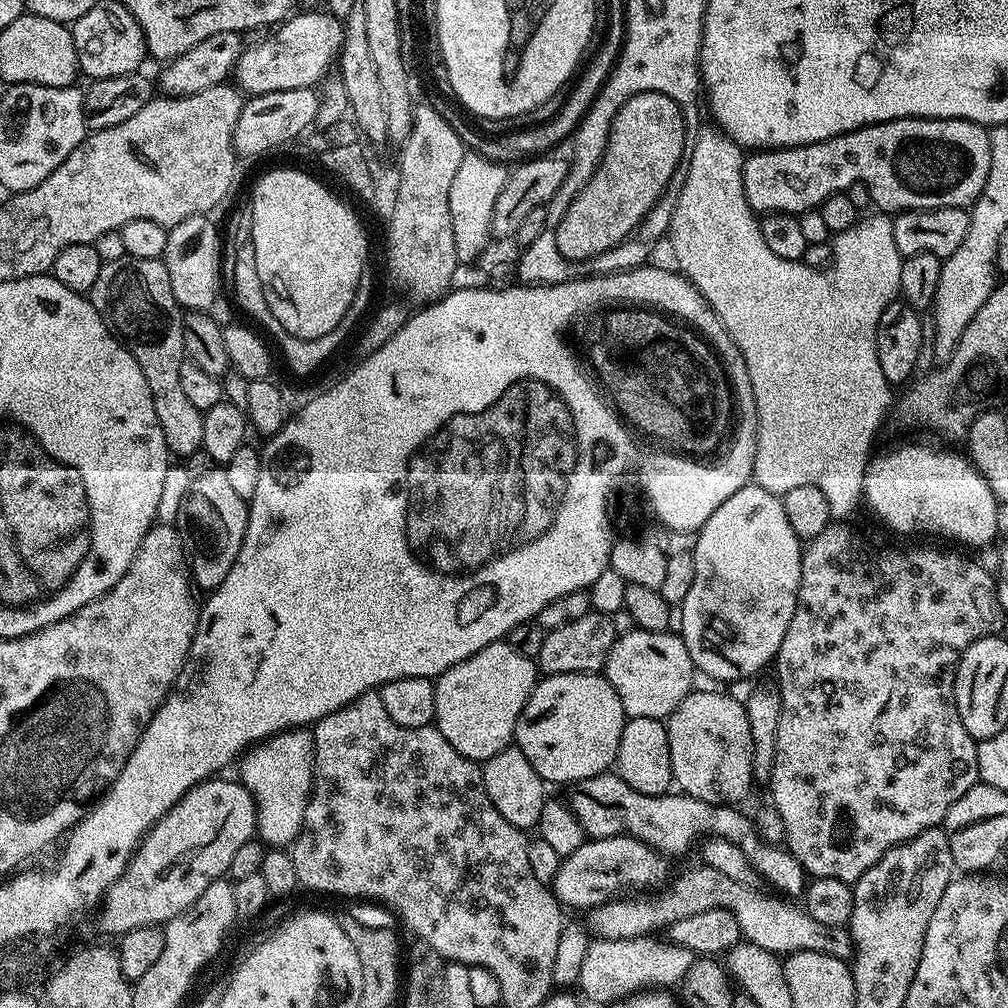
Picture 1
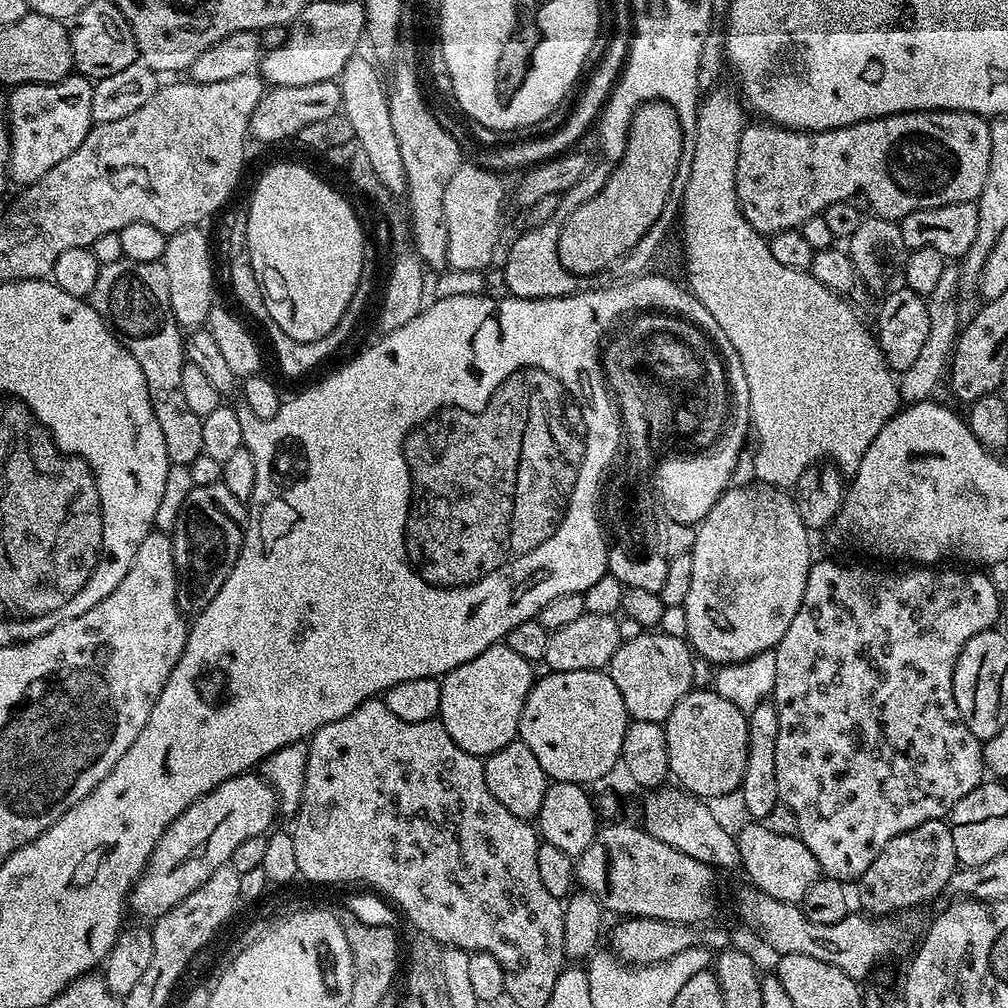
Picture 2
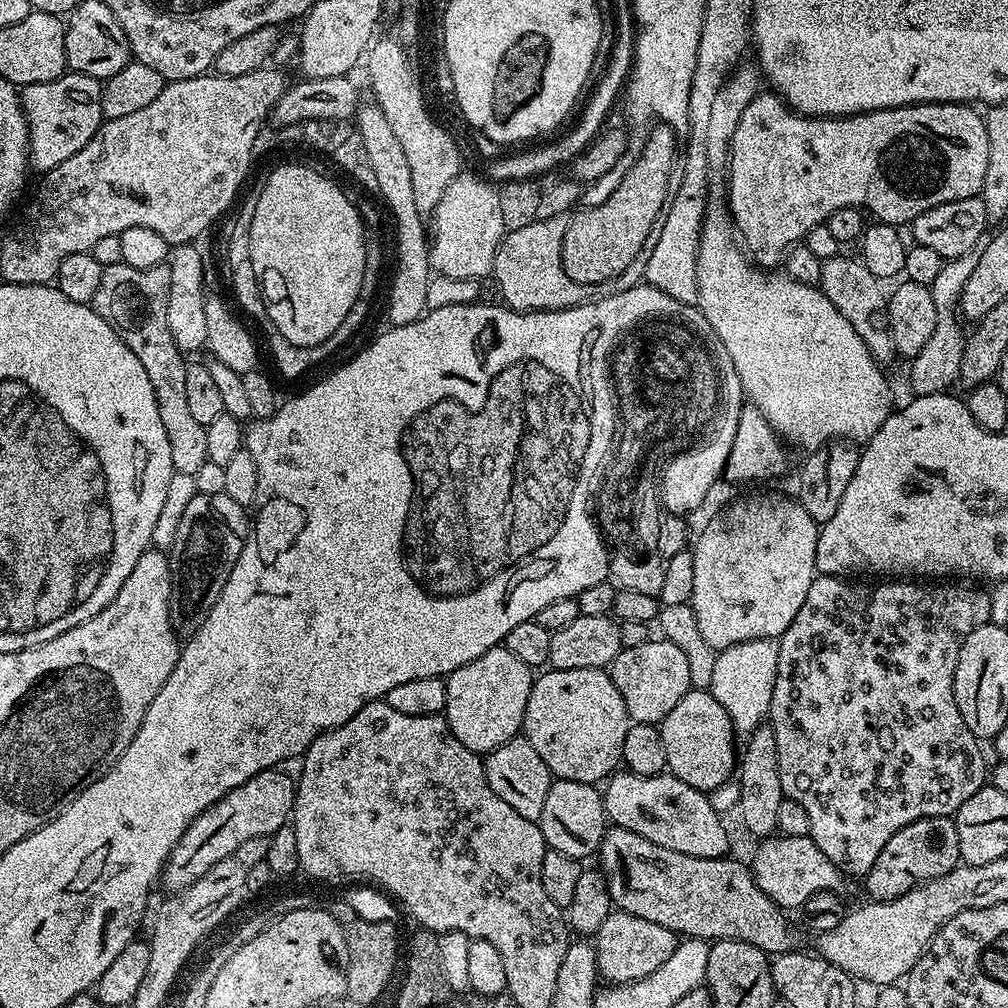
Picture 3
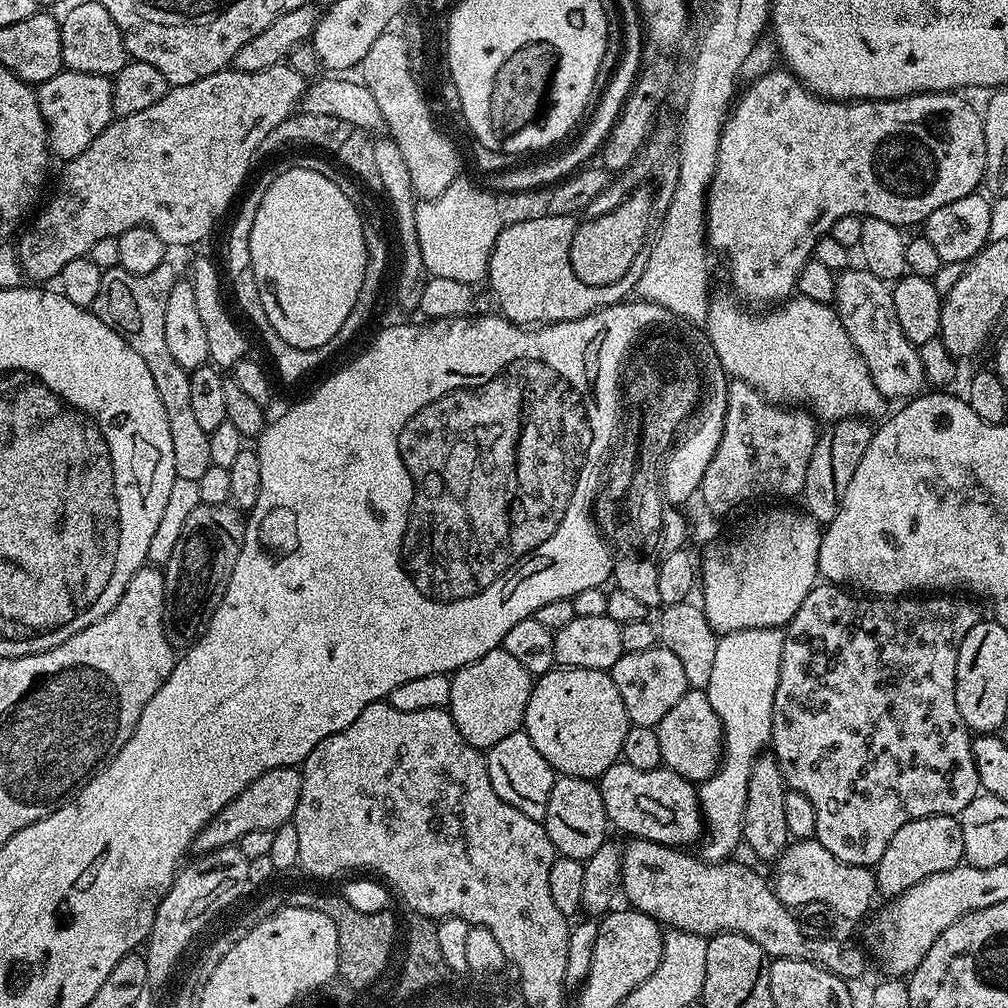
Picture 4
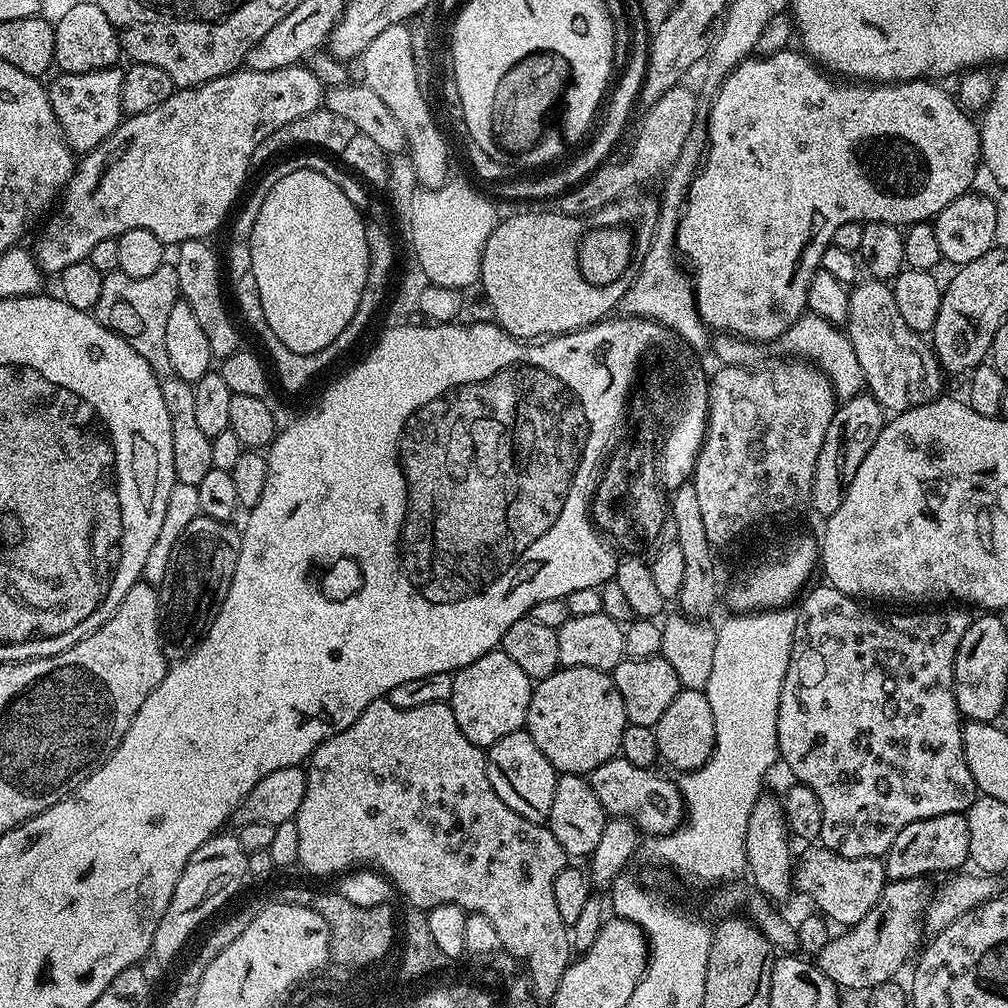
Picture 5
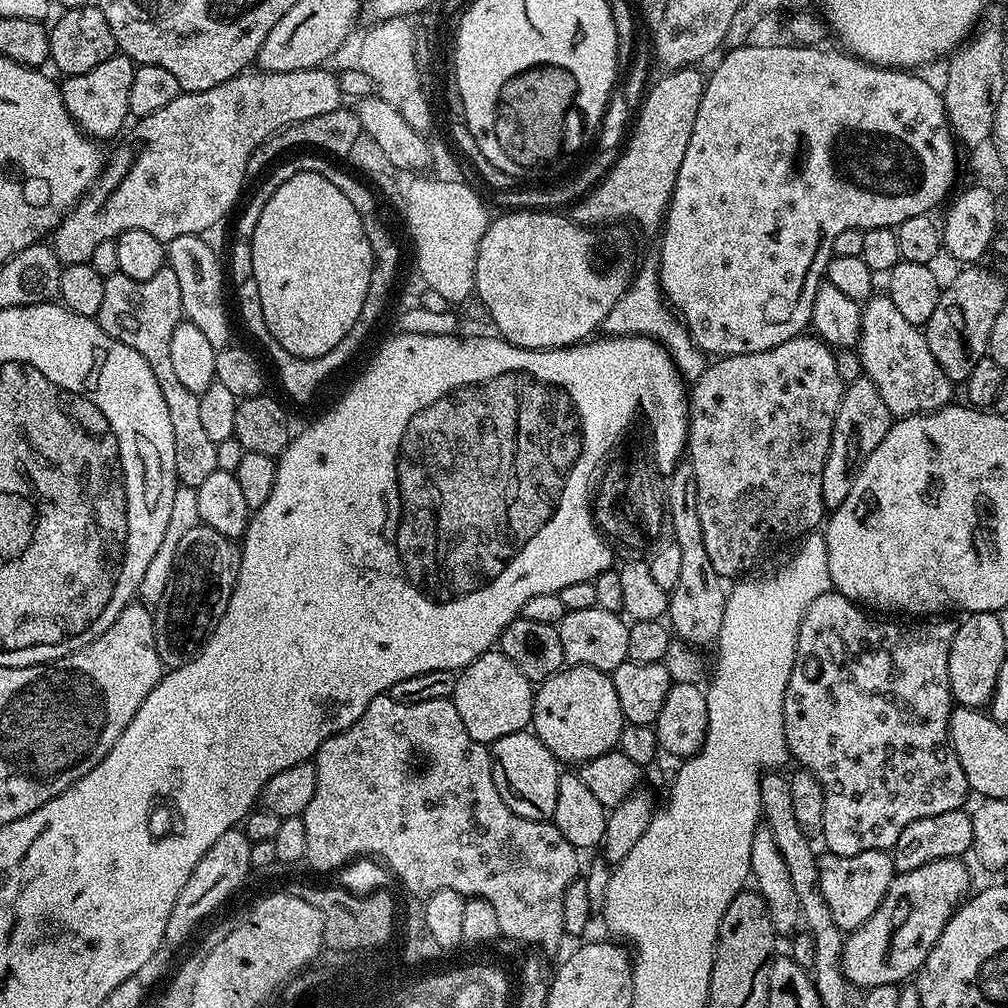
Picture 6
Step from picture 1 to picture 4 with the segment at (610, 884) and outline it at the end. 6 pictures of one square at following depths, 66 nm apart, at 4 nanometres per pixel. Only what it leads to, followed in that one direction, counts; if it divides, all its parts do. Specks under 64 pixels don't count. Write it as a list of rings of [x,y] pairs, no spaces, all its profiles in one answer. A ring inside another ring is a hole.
[[[629,839],[623,845],[624,872],[622,875],[622,896],[629,905],[638,912],[646,913],[654,918],[662,926],[672,930],[689,932],[695,936],[711,938],[720,932],[737,932],[750,942],[758,942],[762,950],[772,960],[782,958],[794,958],[799,960],[807,957],[815,964],[821,964],[826,970],[830,970],[835,976],[855,982],[864,972],[864,952],[856,944],[843,944],[840,940],[828,940],[829,938],[808,939],[800,928],[797,913],[784,904],[776,896],[776,889],[768,884],[748,864],[739,864],[736,858],[729,858],[719,862],[705,860],[699,855],[691,856],[691,851],[681,850],[676,846],[655,844],[652,840]]]

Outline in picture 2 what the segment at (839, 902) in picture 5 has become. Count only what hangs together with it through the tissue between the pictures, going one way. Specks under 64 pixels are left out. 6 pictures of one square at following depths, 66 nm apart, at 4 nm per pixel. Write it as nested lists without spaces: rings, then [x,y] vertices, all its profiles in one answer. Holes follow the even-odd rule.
[[[764,822],[747,823],[741,826],[740,832],[738,831],[738,843],[740,864],[745,874],[752,879],[749,880],[751,887],[782,902],[794,904],[803,901],[810,886],[822,876],[814,854],[810,854],[799,835],[774,834],[774,830],[770,830]]]

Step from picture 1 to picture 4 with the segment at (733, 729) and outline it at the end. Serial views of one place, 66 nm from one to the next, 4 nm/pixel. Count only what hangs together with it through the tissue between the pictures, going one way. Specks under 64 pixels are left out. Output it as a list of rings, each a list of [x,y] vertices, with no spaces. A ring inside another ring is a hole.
[[[689,690],[682,698],[678,698],[670,714],[666,714],[666,718],[662,718],[655,729],[658,746],[662,746],[663,767],[693,782],[710,779],[720,767],[724,750],[724,727],[718,714],[714,714],[714,706],[710,706],[707,691]]]

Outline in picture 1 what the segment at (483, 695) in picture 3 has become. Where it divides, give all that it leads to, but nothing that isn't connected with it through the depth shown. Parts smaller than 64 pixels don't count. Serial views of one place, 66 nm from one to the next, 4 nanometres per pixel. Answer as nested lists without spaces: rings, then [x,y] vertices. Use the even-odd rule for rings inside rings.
[[[497,642],[435,677],[434,727],[466,758],[483,762],[513,743],[516,723],[538,683],[538,664],[506,642]]]

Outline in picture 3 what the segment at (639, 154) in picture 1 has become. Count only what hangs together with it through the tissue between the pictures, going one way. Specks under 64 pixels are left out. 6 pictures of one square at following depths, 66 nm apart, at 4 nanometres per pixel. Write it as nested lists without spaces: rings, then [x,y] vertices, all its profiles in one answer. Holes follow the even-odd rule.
[[[668,126],[653,128],[656,129],[649,134],[640,157],[629,166],[628,172],[626,168],[621,175],[614,194],[591,206],[584,206],[588,208],[581,207],[569,219],[566,234],[562,238],[562,266],[566,274],[574,278],[574,282],[595,286],[607,285],[615,280],[622,274],[622,270],[626,270],[626,266],[630,266],[630,262],[634,262],[634,258],[638,258],[638,250],[642,250],[650,230],[657,227],[674,184],[672,167],[678,164],[678,136]]]

